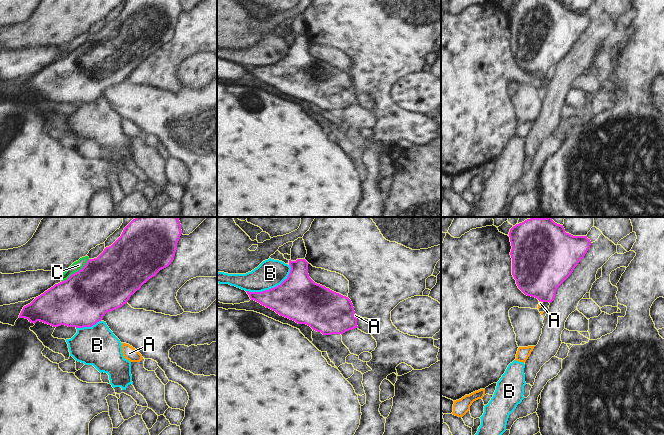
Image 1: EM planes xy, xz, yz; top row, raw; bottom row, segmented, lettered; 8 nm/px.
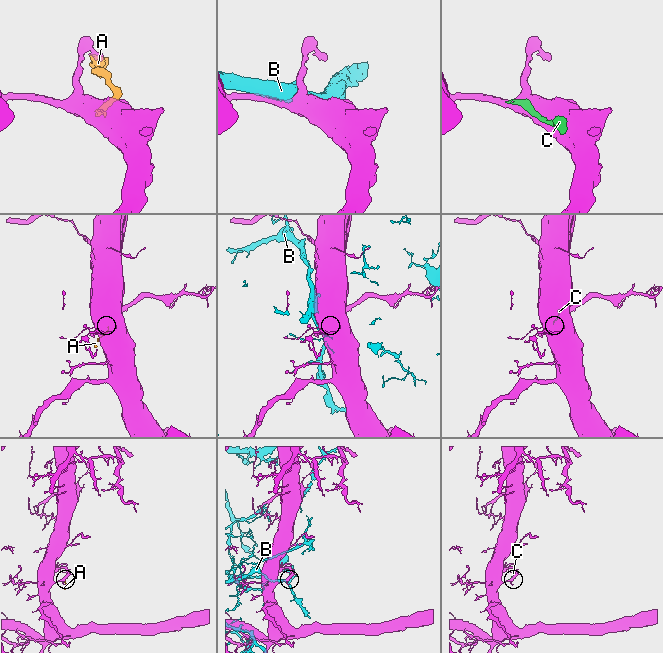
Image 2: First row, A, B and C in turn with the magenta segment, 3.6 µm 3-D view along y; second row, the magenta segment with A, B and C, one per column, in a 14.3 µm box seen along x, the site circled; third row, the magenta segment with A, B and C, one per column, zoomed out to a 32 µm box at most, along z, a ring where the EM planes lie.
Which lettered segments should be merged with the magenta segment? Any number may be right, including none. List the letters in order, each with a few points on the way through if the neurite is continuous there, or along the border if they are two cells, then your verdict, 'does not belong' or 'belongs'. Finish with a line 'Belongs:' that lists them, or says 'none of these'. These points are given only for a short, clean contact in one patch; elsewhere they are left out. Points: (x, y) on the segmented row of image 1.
A: across xz (325, 311), (354, 316), (355, 315) | belongs
B: along xz (290, 265), (288, 275), (279, 284), (261, 291), (246, 291) | does not belong
C: does not belong
Belongs: A

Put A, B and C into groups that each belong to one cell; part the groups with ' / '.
A / B C

